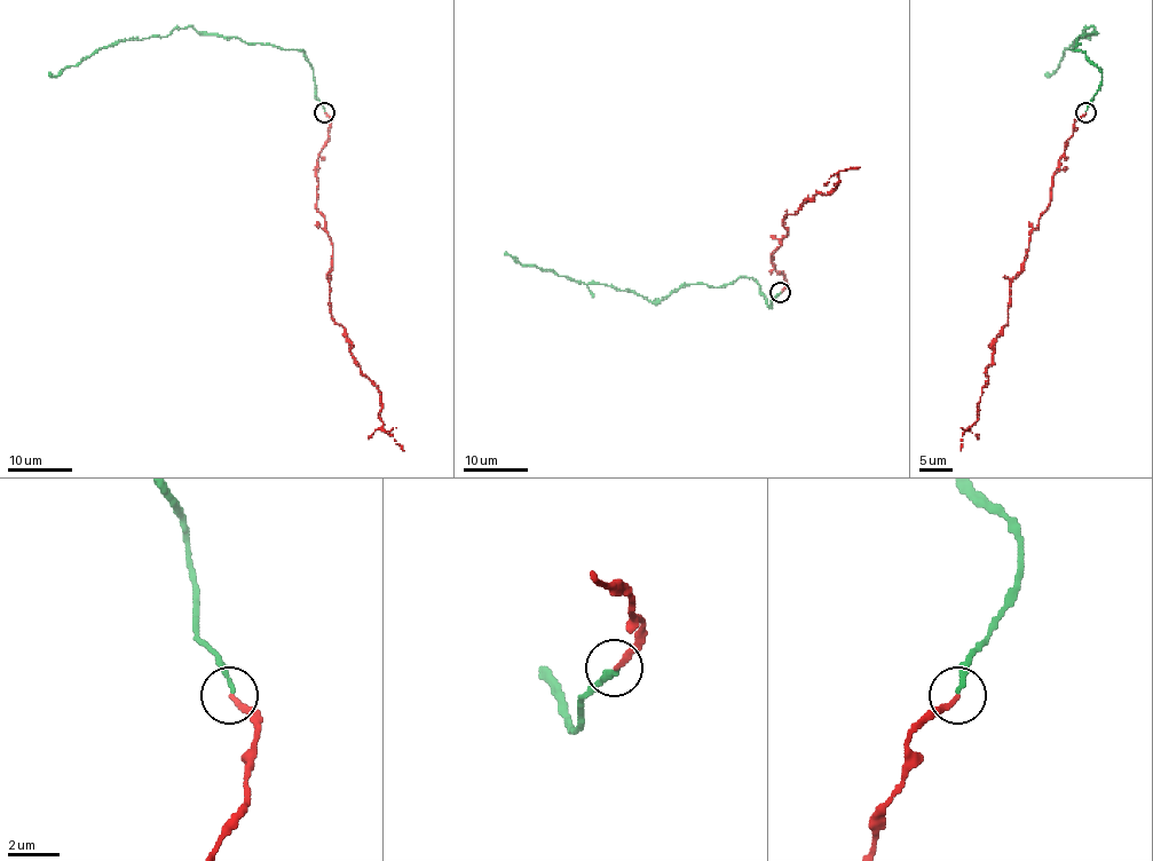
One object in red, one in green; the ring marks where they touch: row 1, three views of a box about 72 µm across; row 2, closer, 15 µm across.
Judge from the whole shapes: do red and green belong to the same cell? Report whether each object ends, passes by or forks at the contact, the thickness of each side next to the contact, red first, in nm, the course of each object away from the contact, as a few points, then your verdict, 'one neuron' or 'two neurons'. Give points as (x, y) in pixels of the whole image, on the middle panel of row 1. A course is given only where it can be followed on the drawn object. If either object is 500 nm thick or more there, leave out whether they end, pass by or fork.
red ends | green ends | 240/200 nm | red via (780, 292), (787, 281), (772, 254), (788, 235), (784, 215), (815, 194), (835, 188), (838, 172), (860, 167) | green via (780, 292), (768, 308), (755, 281), (737, 277), (718, 287), (690, 284), (650, 301), (522, 266), (504, 254) | one neuron

